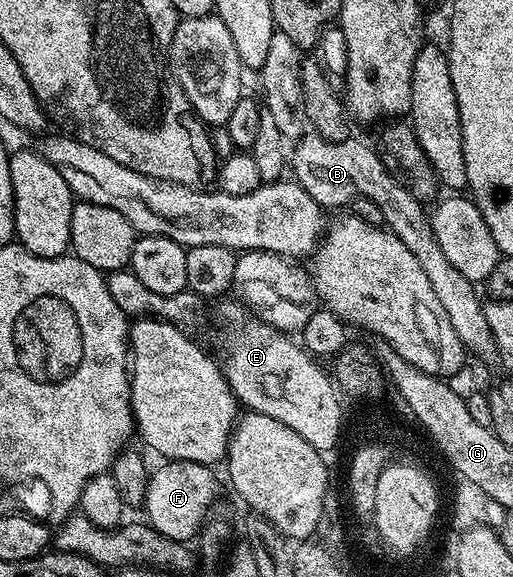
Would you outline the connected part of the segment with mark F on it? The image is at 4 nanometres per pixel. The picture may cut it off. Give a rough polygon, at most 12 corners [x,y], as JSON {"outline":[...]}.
{"outline":[[171,460],[150,473],[150,527],[193,541],[218,480],[207,465]]}

